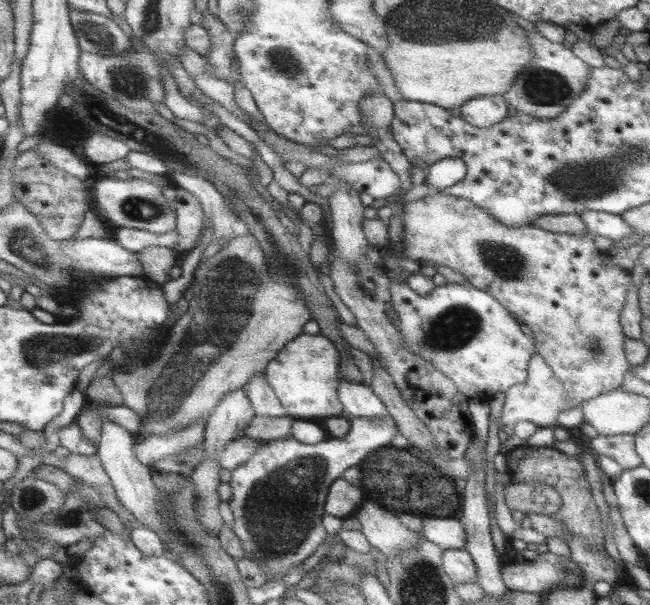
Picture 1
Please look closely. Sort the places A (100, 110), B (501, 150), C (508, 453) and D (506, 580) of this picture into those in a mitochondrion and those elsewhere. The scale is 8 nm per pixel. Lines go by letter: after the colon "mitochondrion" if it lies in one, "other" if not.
A: mitochondrion
B: other
C: other
D: other

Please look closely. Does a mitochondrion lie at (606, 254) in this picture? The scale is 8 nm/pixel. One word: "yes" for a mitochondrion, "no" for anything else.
no

